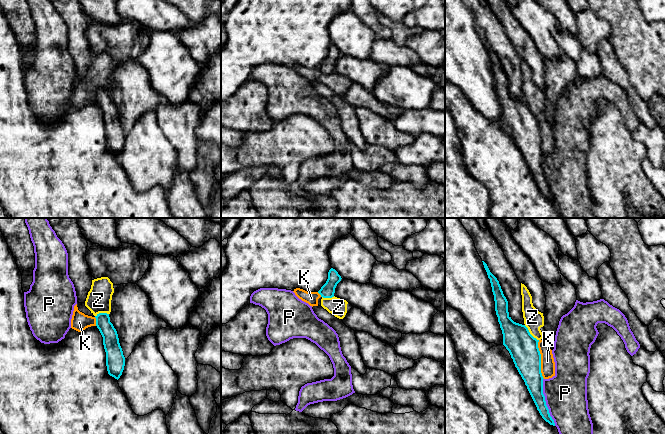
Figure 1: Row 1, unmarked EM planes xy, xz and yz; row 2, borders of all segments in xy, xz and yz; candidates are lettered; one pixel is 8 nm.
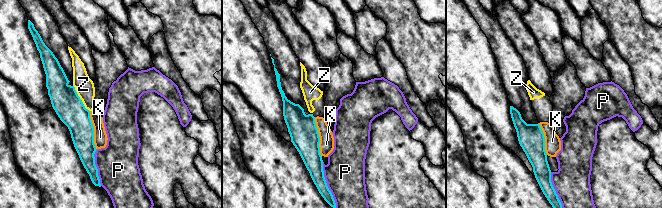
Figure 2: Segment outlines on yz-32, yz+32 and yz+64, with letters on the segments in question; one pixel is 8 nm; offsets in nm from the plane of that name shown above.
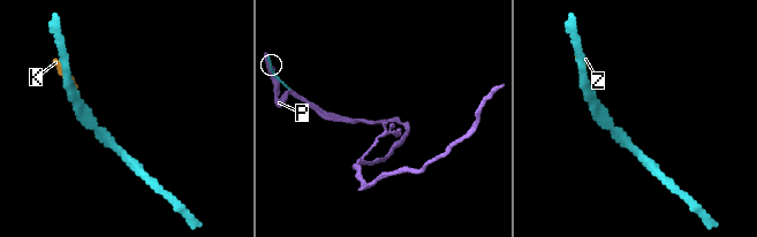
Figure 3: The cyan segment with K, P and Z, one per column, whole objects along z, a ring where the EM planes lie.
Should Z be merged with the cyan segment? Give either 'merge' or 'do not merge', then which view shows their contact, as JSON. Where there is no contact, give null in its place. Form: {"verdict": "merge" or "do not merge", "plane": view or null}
{"verdict": "do not merge", "plane": "yz"}

